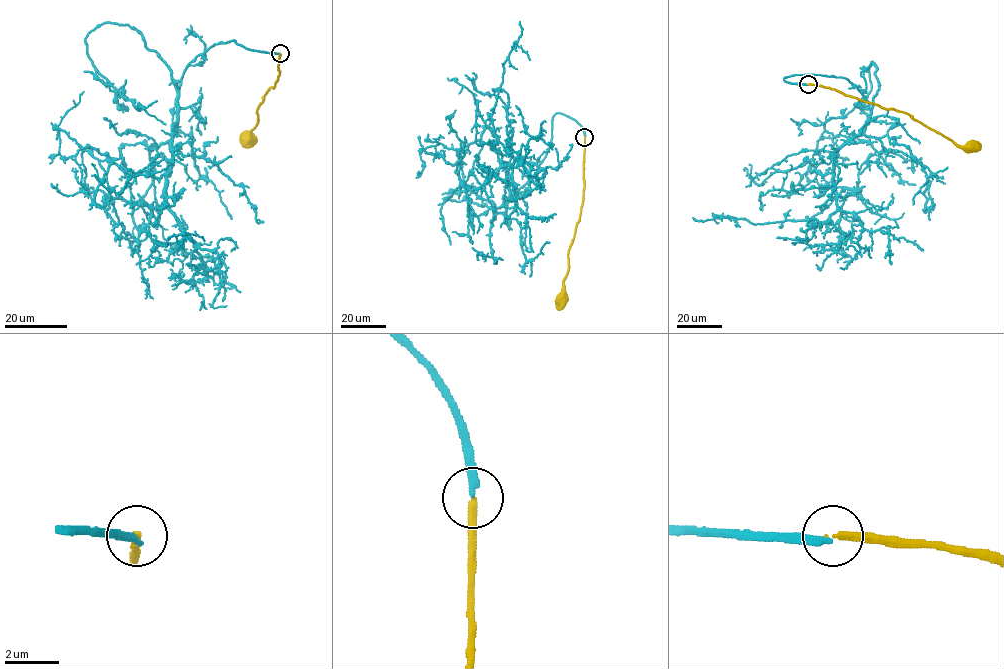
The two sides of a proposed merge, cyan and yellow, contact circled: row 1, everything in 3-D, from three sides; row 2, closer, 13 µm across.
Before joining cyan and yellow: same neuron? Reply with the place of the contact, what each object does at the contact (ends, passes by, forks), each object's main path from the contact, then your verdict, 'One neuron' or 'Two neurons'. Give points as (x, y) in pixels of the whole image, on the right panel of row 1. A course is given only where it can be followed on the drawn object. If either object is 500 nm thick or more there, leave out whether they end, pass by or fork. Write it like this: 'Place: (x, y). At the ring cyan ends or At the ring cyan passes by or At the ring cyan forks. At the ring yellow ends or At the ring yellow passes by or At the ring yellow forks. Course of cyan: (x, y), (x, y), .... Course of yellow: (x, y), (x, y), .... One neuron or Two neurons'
Place: (808, 84). At the ring cyan ends. At the ring yellow ends. Course of cyan: (808, 84), (783, 79), (844, 77), (870, 111), (835, 158), (830, 217), (693, 217). Course of yellow: (808, 84), (829, 87), (886, 108), (908, 113), (959, 145), (971, 146). Two neurons

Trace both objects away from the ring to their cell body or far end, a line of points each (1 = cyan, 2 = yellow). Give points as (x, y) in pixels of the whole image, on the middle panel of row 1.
1: (584, 137), (557, 112), (546, 157), (510, 199), (501, 162), (516, 159), (491, 114), (520, 22)
2: (584, 137), (583, 203), (568, 250), (568, 271), (558, 297), (561, 300)

